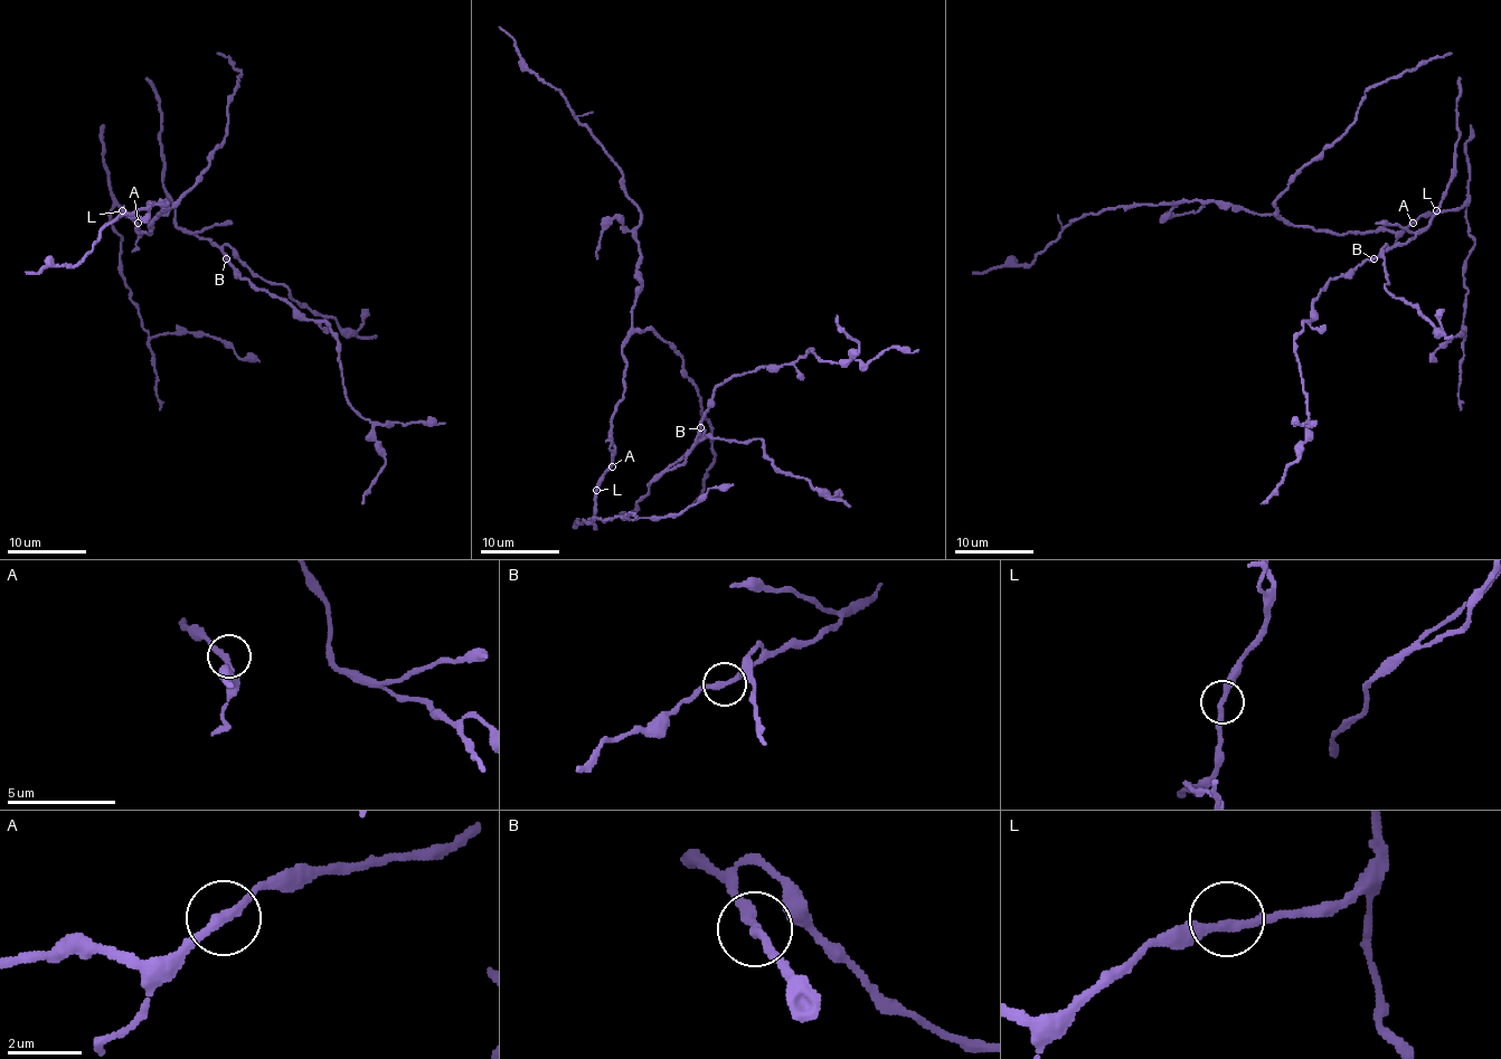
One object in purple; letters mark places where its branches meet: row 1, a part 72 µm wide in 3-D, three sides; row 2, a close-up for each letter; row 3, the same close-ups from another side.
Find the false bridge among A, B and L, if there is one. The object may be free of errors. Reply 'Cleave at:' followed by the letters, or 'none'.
Cleave at: none

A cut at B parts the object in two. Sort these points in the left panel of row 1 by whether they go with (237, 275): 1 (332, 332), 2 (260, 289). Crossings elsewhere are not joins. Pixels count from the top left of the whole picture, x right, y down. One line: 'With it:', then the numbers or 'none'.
With it: 1, 2

